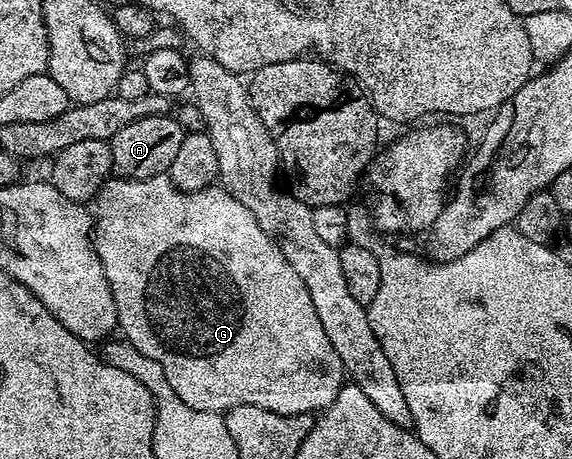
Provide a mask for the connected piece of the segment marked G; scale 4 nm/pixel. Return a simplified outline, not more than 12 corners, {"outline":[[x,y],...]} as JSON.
{"outline":[[109,178],[118,331],[199,411],[312,415],[346,376],[219,185]]}

